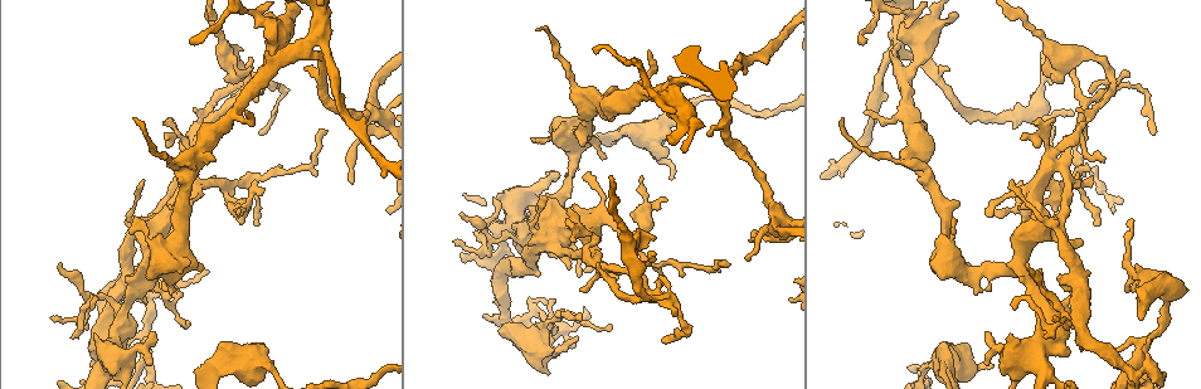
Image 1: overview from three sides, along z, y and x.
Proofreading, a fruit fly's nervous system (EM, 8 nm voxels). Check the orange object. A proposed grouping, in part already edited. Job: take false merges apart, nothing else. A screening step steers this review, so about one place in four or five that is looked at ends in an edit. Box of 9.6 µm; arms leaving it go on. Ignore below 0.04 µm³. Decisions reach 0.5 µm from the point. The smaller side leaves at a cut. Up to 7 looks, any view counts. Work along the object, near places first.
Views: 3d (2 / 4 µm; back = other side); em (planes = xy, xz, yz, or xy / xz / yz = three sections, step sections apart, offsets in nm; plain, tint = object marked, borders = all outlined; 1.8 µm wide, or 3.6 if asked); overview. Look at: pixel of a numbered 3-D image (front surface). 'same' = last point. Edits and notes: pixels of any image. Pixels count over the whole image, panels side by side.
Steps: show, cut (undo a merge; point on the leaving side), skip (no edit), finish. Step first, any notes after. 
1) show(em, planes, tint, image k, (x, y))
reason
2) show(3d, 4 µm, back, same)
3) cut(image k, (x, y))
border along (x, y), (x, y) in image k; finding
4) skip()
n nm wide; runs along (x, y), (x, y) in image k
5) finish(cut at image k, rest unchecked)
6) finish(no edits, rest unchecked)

show(3d, 2 µm, image 1, (1077, 131))

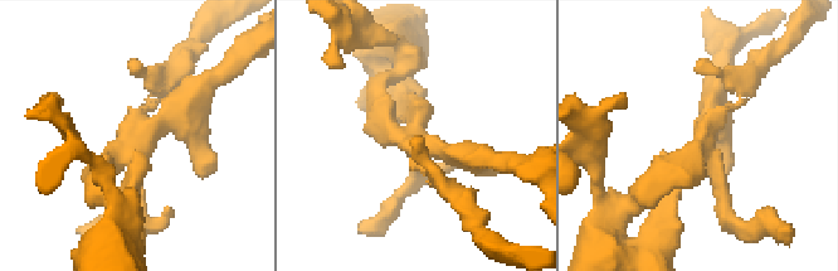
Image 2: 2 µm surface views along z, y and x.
show(em, xz, step 4, tint, image 2, (705, 135))

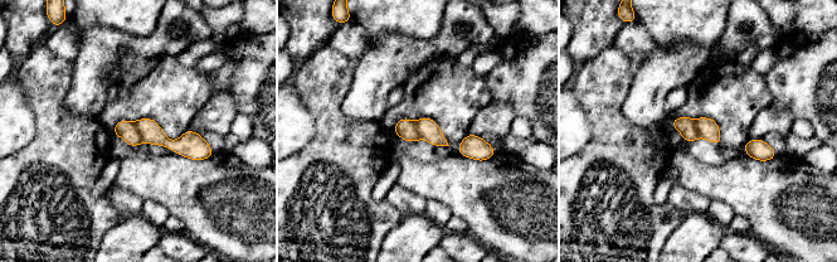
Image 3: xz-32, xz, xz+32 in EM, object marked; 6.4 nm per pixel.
cut(image 3, (150, 131))
the part that leaves runs along (139, 124), (173, 146), (208, 153) in image 3; two neurons meet here

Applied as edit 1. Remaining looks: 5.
show(3d, 2 µm, back, image 1, (1022, 269))
three arms meet

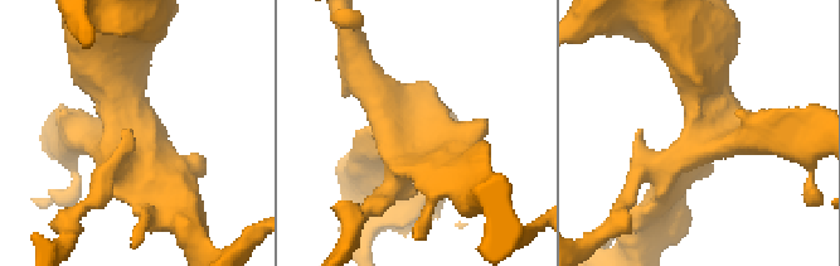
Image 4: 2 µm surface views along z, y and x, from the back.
show(em, planes, plain, image 4, (403, 129))

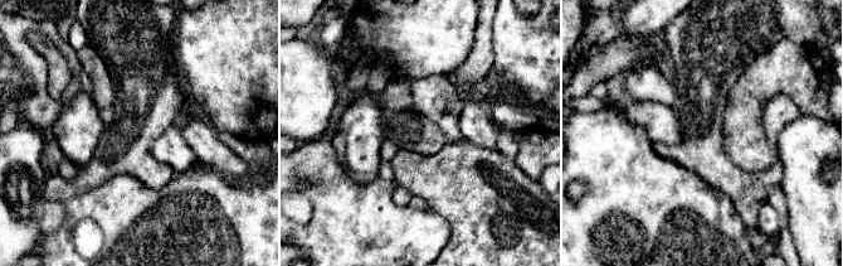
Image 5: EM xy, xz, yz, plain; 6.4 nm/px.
show(em, planes, borders, same)

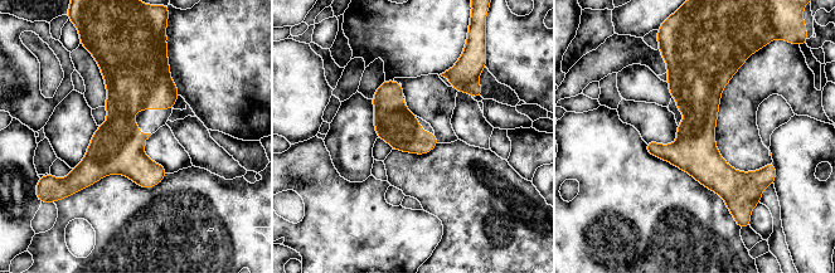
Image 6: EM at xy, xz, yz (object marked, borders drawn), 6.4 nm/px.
skip()
continuous, no second neuron

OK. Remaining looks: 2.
show(3d, 2 µm, back, image 1, (97, 295))
abrupt turn

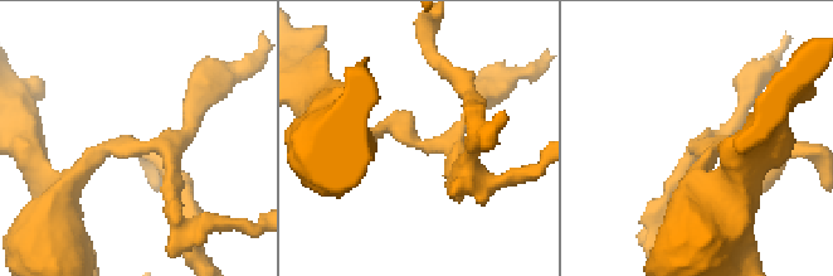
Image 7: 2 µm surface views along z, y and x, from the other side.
show(em, planes, tint, image 7, (693, 148))
shape alone is not enough

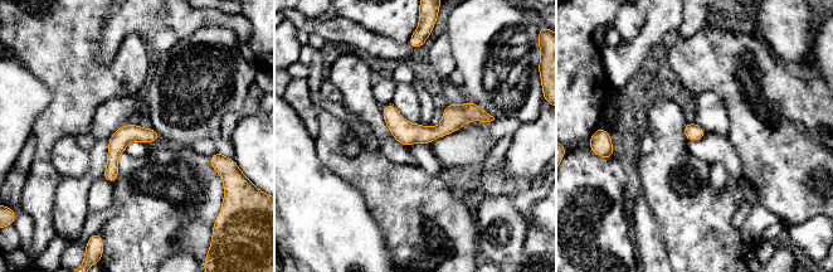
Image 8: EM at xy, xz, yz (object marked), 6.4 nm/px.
skip()
runs along (385, 108), (409, 132), (487, 117) in image 8; one neuron here

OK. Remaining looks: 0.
finish(cut at image 3, rest unchecked)

